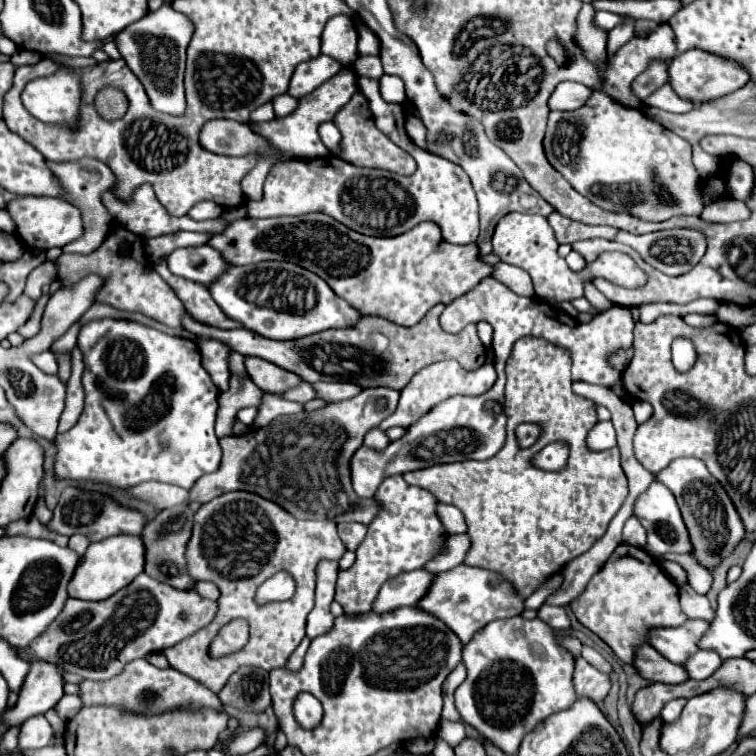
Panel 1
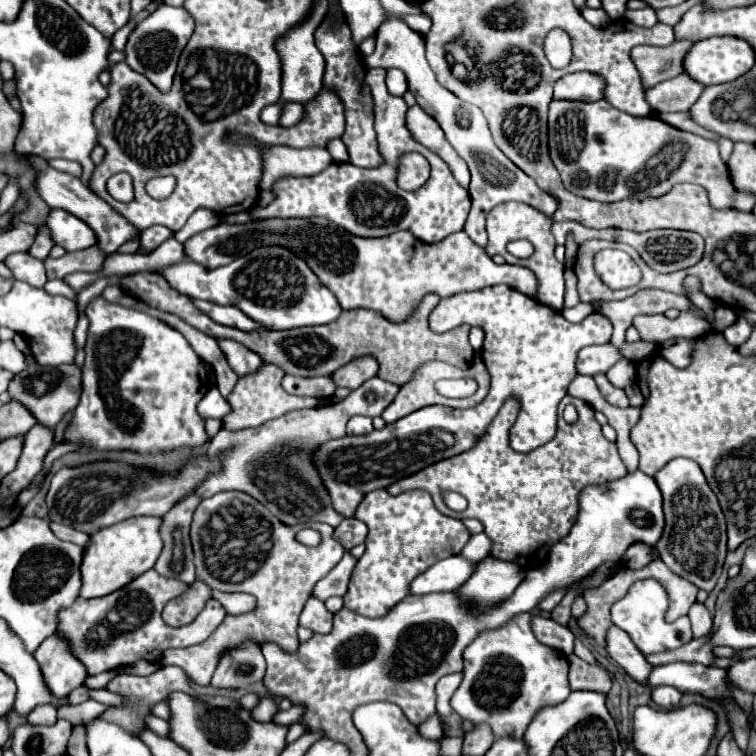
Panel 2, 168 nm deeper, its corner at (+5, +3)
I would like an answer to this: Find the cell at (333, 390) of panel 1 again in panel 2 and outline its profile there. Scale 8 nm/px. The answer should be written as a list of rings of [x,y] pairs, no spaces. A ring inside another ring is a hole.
[[[357,357],[353,363],[343,365],[339,371],[333,373],[333,379],[339,387],[349,387],[349,389],[357,389],[361,383],[365,383],[367,379],[375,377],[379,371],[379,365],[373,357]]]

